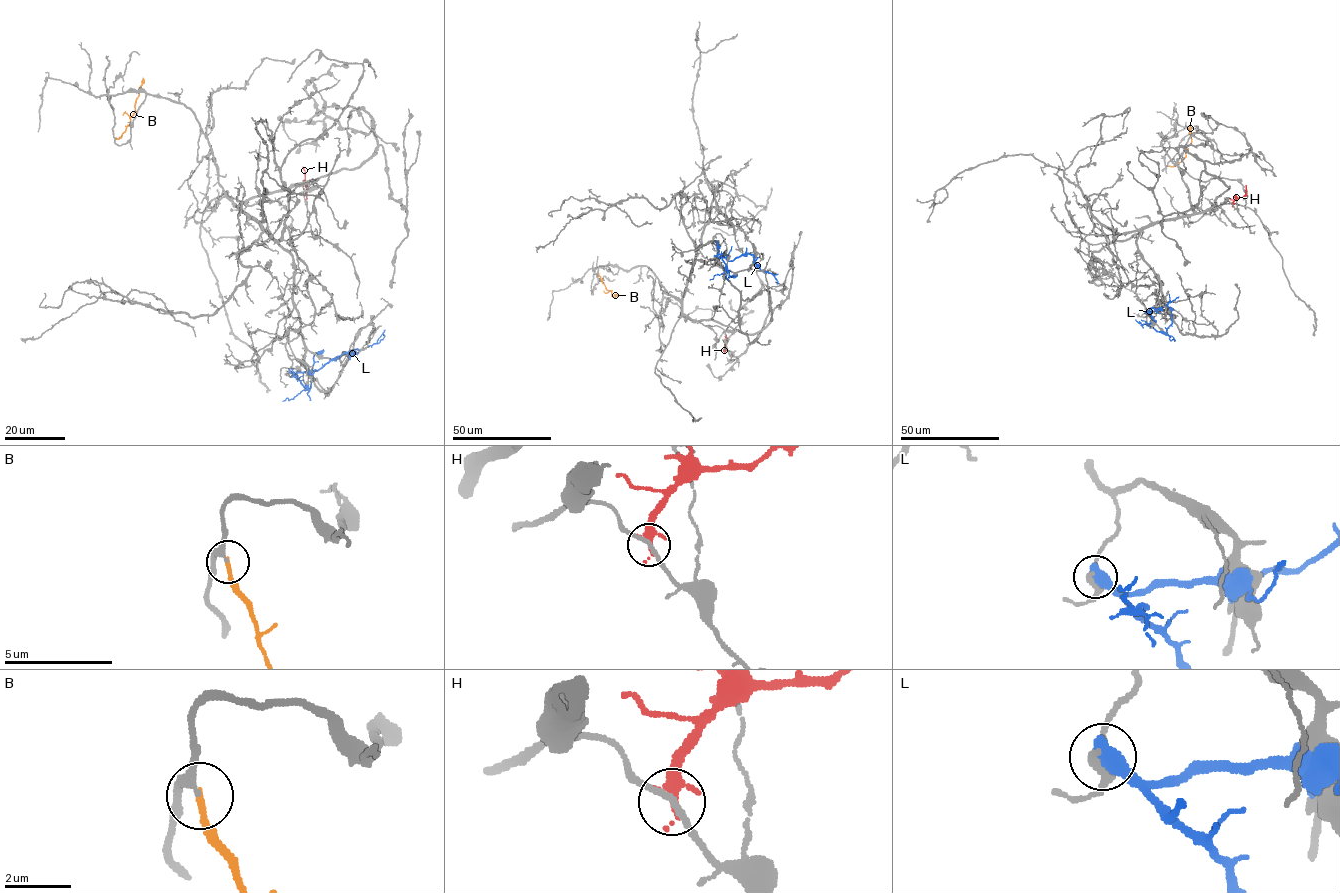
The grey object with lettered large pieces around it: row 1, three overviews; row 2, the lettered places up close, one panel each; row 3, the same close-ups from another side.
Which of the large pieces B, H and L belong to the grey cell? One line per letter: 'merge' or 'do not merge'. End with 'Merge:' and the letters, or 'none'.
B: do not merge
H: do not merge
L: do not merge
Merge: none

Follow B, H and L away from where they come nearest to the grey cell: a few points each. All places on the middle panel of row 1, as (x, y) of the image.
B: (598, 273), (612, 296), (617, 294)
H: (726, 337), (723, 351)
L: (714, 256), (733, 260), (742, 255), (752, 254), (758, 266), (773, 274), (777, 283)

